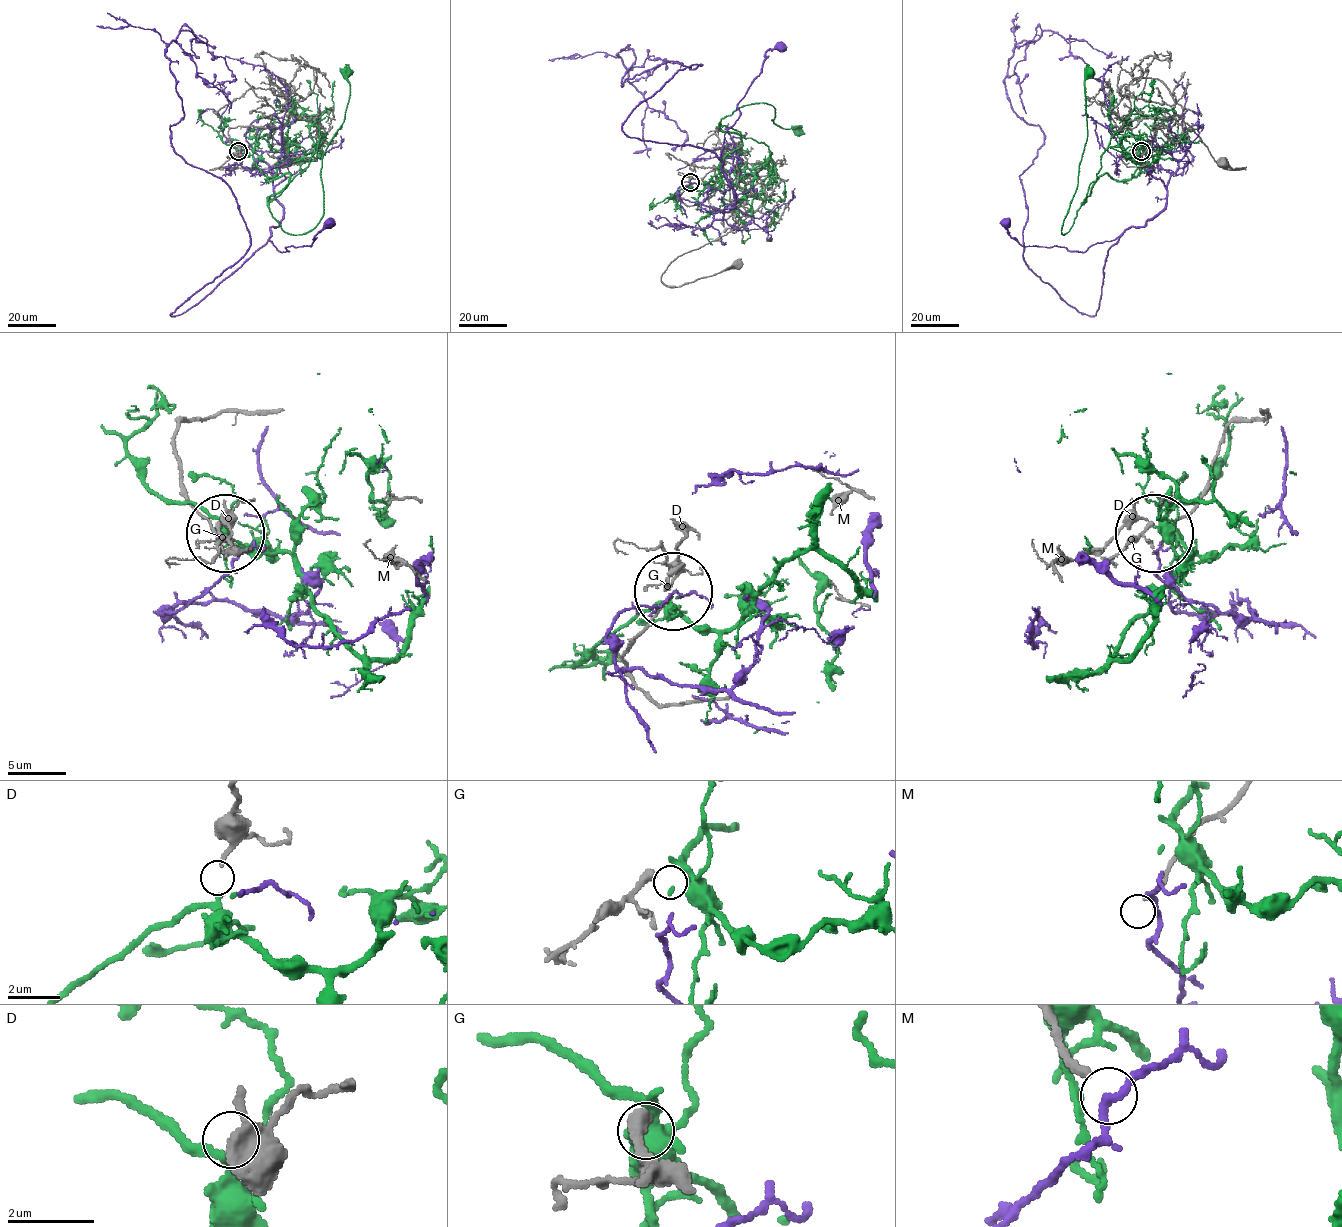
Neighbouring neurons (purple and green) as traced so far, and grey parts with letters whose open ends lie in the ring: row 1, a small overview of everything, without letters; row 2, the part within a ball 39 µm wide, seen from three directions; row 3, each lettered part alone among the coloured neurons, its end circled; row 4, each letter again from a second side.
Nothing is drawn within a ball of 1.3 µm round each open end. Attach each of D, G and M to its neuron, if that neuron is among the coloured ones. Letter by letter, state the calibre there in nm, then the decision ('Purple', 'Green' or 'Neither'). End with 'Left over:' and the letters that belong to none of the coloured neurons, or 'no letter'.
D: Thickness 170 nm. Green
G: Thickness 360 nm. Neither
M: Thickness 180 nm. Neither
Left over: G, M

